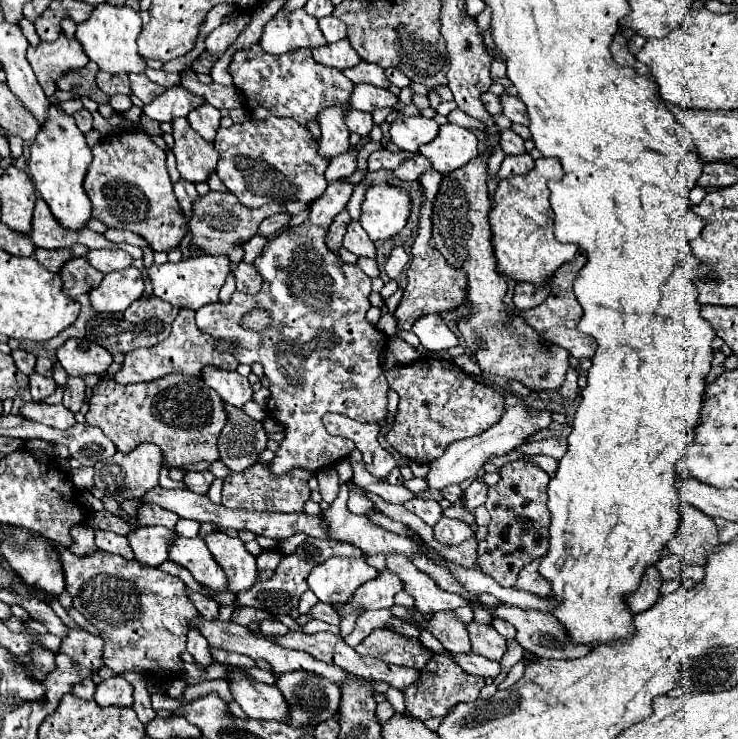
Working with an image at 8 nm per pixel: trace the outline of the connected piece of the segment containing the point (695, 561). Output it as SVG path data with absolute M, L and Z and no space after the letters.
M684 503L680 507L680 527L668 541L670 553L690 565L706 565L706 545L718 545L718 529L714 519Z

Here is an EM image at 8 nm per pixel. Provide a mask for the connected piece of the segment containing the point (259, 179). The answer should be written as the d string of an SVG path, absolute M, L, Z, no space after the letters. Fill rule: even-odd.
M268 117L268 119L246 119L240 125L232 125L228 129L218 129L218 135L214 139L216 151L220 153L220 161L216 167L218 177L224 181L224 185L238 197L238 201L248 209L258 209L266 203L288 203L288 201L300 201L300 203L312 203L318 199L326 189L324 171L330 163L328 157L322 157L318 153L318 139L300 123L294 123L290 117Z

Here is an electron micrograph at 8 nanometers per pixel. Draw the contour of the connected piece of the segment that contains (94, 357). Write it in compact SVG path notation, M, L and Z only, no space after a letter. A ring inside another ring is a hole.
M72 337L64 345L60 345L56 351L56 359L70 377L84 377L84 375L100 377L114 363L112 353L106 347L90 343L80 337Z

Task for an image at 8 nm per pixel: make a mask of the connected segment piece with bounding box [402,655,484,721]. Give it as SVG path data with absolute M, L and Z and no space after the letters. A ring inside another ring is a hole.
M432 655L428 665L420 671L418 683L402 689L406 713L414 719L426 721L430 717L444 717L448 709L460 701L476 701L484 687L484 679L476 675L466 675L450 657L446 655Z

